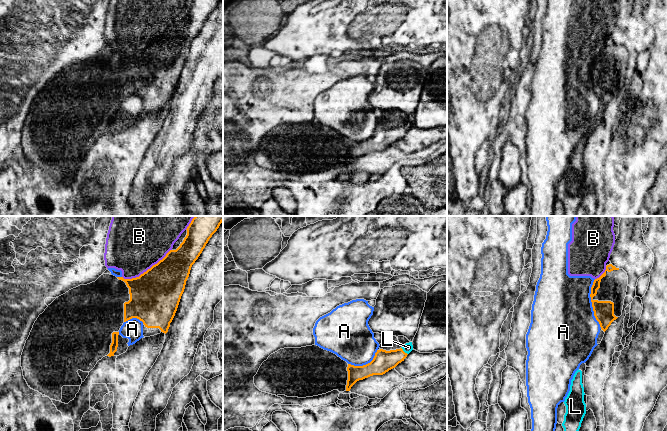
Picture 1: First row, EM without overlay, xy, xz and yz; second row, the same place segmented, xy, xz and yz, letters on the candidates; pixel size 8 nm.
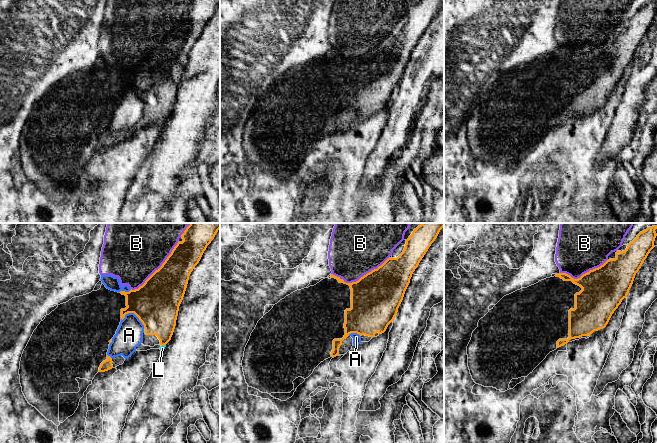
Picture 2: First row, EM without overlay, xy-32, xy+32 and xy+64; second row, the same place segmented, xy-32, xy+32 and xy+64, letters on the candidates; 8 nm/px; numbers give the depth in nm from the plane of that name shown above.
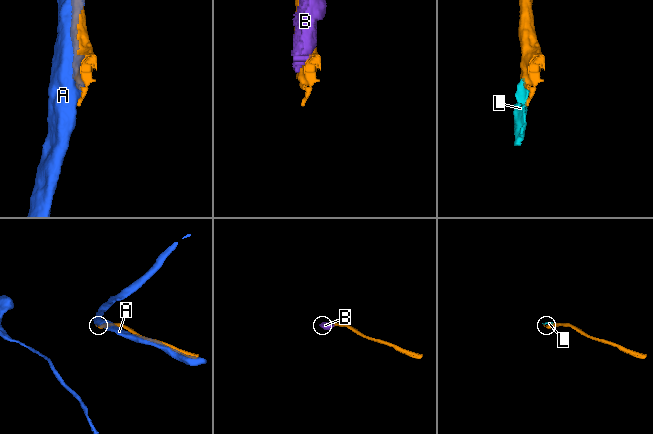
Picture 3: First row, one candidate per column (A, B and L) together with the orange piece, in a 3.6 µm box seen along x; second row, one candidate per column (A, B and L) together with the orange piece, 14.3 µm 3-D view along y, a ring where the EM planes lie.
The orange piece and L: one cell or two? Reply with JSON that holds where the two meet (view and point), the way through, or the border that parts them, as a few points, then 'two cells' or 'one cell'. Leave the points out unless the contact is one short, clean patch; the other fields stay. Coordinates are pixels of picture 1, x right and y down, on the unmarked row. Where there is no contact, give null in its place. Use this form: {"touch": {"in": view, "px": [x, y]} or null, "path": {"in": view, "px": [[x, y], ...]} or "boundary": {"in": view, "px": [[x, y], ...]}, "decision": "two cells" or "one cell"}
{"touch": {"in": "xz", "px": [403, 127]}, "path": {"in": "xz", "px": [[383, 137], [391, 135], [403, 127], [408, 123]]}, "decision": "one cell"}

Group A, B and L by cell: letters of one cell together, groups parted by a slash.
A B / L

